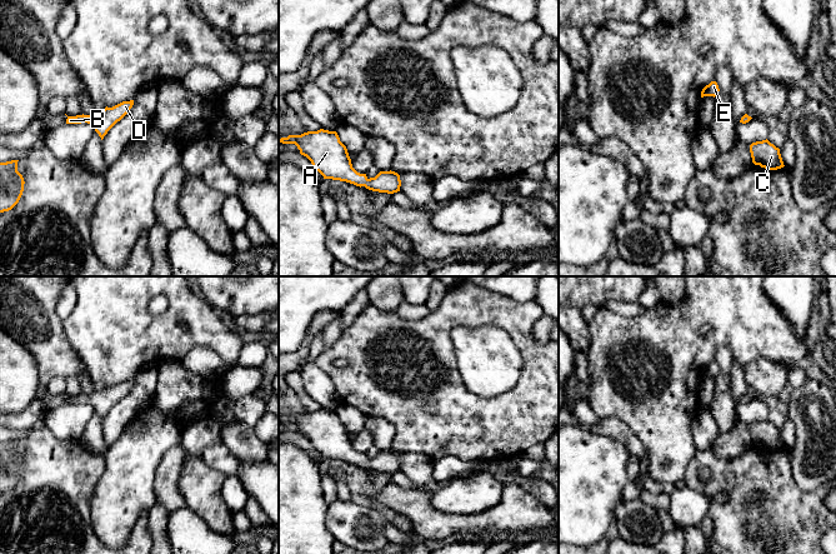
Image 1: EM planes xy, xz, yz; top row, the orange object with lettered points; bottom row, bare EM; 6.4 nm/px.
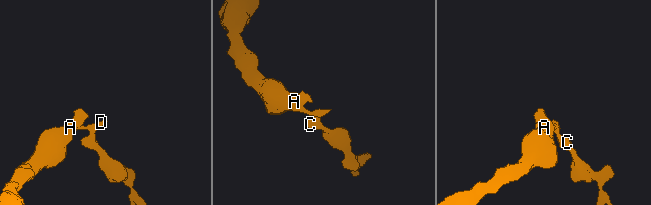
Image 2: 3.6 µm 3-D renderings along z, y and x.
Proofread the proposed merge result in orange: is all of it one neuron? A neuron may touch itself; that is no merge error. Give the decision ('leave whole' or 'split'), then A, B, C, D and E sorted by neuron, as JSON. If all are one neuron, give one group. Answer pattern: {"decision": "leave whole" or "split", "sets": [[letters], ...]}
{"decision": "leave whole", "sets": [["A", "B", "C", "D", "E"]]}

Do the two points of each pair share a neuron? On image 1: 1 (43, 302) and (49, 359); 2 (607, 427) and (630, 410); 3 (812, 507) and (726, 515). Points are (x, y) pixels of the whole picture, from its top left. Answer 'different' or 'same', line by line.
1: same
2: different
3: same

